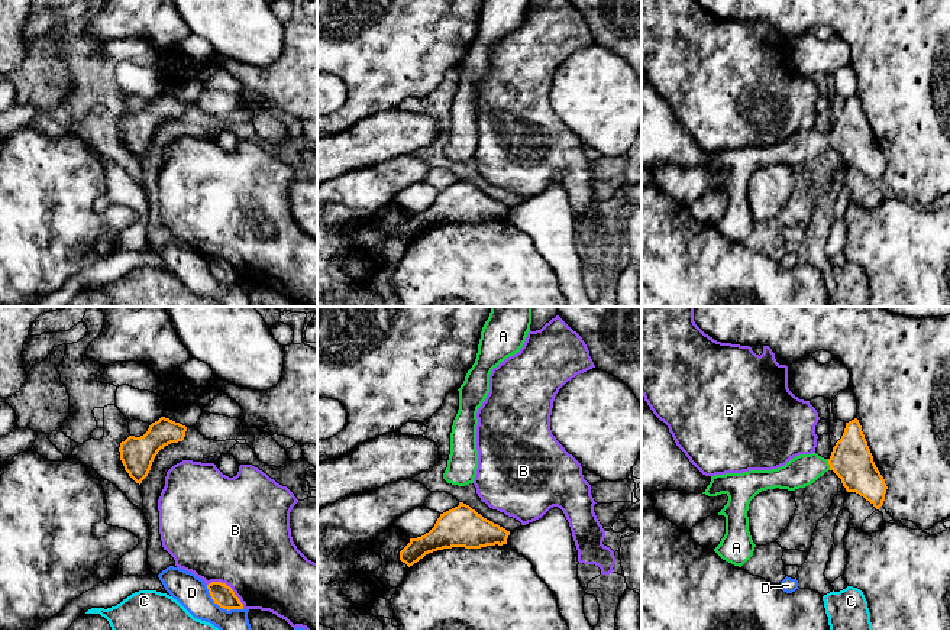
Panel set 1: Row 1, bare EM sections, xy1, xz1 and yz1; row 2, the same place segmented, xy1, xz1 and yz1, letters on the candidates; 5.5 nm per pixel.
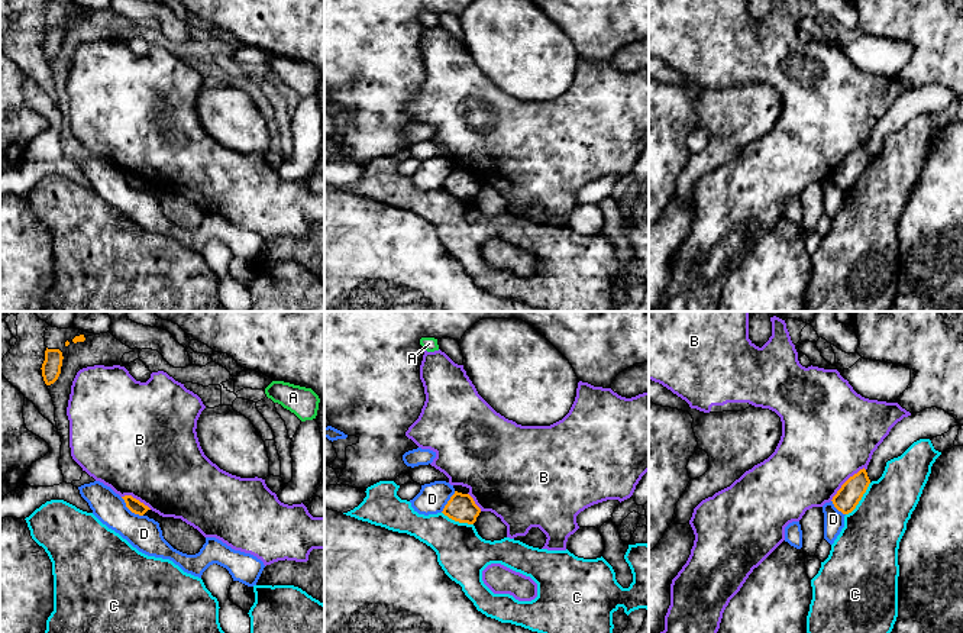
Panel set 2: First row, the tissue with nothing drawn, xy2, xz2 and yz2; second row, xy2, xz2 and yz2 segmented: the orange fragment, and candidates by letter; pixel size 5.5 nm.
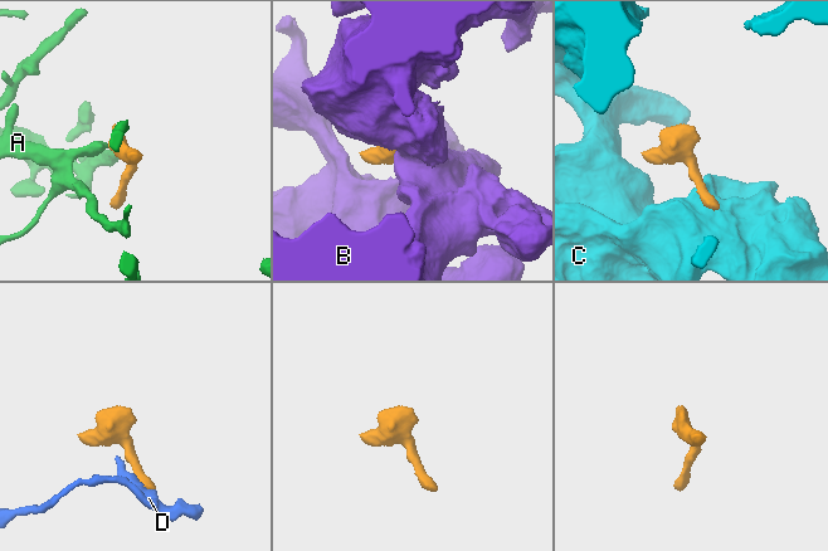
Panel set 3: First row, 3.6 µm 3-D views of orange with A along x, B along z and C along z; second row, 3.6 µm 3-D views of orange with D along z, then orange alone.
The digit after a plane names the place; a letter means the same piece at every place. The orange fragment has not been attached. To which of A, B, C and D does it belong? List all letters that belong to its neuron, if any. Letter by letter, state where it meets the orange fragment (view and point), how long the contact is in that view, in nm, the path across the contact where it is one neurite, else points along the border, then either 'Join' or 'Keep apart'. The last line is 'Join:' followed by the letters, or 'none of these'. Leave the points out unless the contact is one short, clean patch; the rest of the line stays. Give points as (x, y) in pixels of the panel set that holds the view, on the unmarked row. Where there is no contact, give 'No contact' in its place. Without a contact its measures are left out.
A: Touches orange at yz1 (829, 139). Shared border 70 nm. Path across: yz1 (850, 135), (829, 139), (804, 145). Join
B: Touches orange at xy1 (229, 262). Shared border 240 nm. Keep apart
C: Touches orange at yz2 (860, 174). Shared border 240 nm. Boundary: yz2 (871, 158), (859, 178), (846, 190). Keep apart
D: Touches orange at xy1 (222, 282). Shared border 260 nm. Boundary: xy1 (206, 261), (210, 272), (220, 282), (228, 285), (244, 284). Keep apart
Join: A

